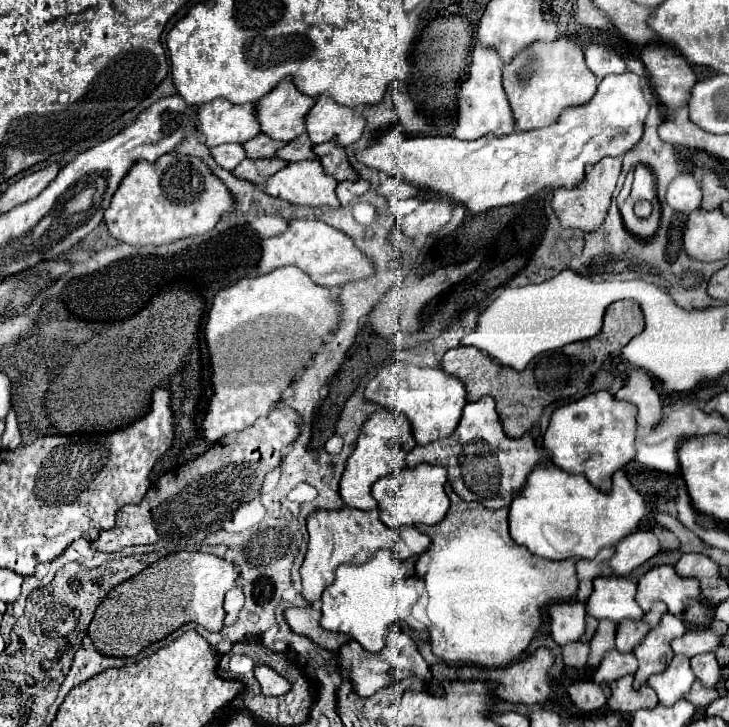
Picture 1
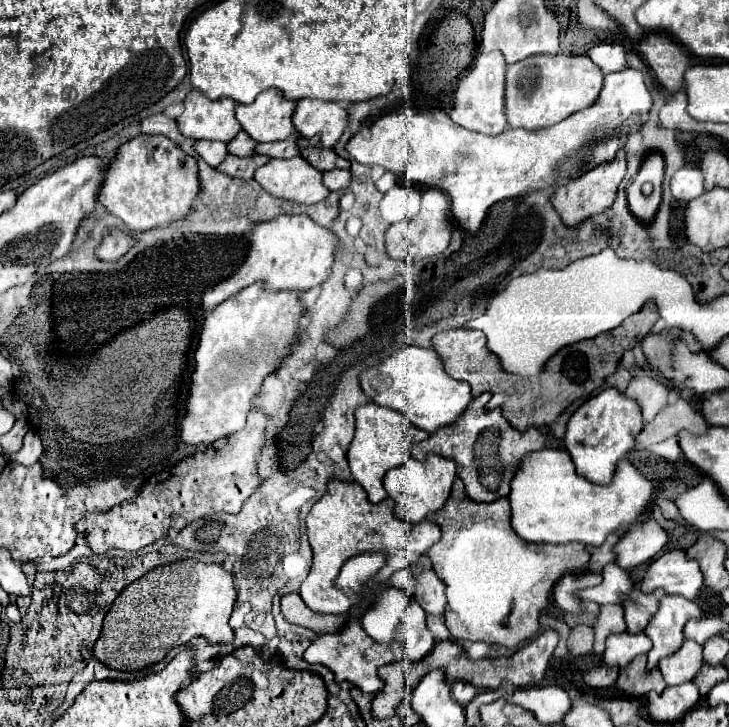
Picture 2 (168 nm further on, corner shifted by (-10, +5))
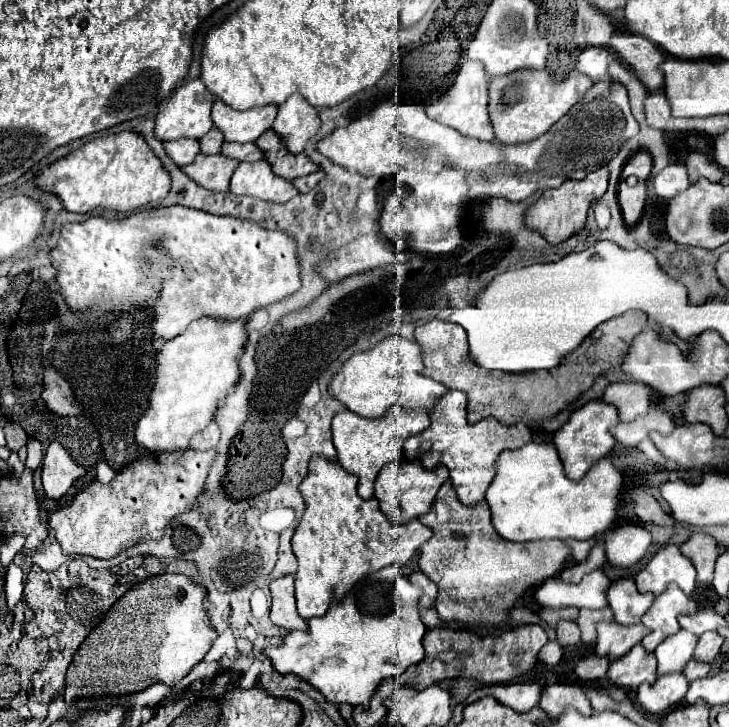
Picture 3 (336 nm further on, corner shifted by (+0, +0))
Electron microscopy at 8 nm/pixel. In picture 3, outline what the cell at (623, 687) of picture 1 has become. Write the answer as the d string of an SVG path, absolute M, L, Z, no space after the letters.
M640 644L622 658L610 662L608 680L620 688L638 688L642 682L656 680L656 658Z

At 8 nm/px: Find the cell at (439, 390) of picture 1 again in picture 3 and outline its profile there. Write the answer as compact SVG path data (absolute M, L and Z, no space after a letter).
M394 334L378 342L374 348L356 352L352 358L348 358L330 380L328 394L362 418L380 418L392 406L432 410L436 400L440 400L448 392L448 388L432 378L422 376L422 366L420 346L414 340Z

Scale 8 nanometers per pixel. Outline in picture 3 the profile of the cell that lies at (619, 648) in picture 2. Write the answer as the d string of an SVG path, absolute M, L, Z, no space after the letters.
M598 622L598 640L596 640L596 654L606 654L608 658L624 656L632 646L640 644L642 638L650 632L642 622L624 626L618 622Z

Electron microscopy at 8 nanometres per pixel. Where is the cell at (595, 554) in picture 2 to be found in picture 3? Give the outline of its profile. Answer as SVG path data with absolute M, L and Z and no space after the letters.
M592 538L586 540L586 542L580 542L580 540L568 540L568 546L570 546L570 552L572 552L572 558L574 558L576 562L582 562L594 544L596 544L596 540L592 540Z

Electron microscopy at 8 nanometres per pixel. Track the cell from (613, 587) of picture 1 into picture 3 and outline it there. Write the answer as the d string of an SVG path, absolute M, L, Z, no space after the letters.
M594 570L582 578L578 584L568 584L562 578L550 578L542 582L534 598L540 606L548 608L562 608L562 606L574 606L574 608L602 608L608 606L606 602L606 586L610 580L602 570Z

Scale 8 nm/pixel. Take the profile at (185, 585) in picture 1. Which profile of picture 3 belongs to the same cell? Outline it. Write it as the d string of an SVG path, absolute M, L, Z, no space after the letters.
M162 574L158 578L148 578L146 582L134 586L134 590L128 590L76 650L74 660L66 672L66 704L72 706L72 702L80 698L88 700L100 696L126 696L142 692L156 682L166 686L180 682L192 670L192 666L204 658L212 640L216 638L216 630L212 630L204 610L204 596L206 590L182 574Z

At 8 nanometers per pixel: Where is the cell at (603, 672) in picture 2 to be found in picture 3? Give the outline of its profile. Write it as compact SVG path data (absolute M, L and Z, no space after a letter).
M588 656L576 664L576 676L584 682L598 682L606 676L610 658L606 656Z

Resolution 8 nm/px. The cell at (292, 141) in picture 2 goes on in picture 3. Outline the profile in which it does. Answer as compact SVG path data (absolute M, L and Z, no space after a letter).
M222 144L222 150L220 154L228 156L228 158L234 158L234 160L260 160L262 158L262 152L258 150L258 146L254 144Z

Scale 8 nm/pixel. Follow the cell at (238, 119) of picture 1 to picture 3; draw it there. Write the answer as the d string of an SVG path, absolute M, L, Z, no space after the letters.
M192 80L186 82L182 86L178 86L174 90L174 94L168 98L166 106L160 108L160 112L156 114L156 126L154 126L154 134L158 140L176 140L176 138L202 138L208 130L214 128L212 118L210 118L210 106L214 104L214 96L210 94L210 90L204 86L204 82L200 80Z

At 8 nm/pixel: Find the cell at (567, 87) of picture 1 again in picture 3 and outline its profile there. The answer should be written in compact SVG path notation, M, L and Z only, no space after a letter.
M516 70L504 76L494 76L490 80L490 100L488 112L494 126L496 140L502 144L530 142L550 130L576 102L582 100L586 90L594 82L576 70L562 82L554 80L546 70Z

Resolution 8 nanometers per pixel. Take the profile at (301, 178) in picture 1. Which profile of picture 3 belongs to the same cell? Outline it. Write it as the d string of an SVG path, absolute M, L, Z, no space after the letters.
M266 160L240 162L232 174L230 192L254 196L266 202L288 202L300 194L288 180L278 178L266 166Z

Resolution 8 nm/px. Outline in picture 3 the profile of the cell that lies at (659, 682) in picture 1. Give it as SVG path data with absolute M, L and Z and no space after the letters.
M680 630L678 634L672 634L662 644L658 644L654 650L658 658L658 674L682 672L686 662L692 658L696 642L698 636L688 630Z

